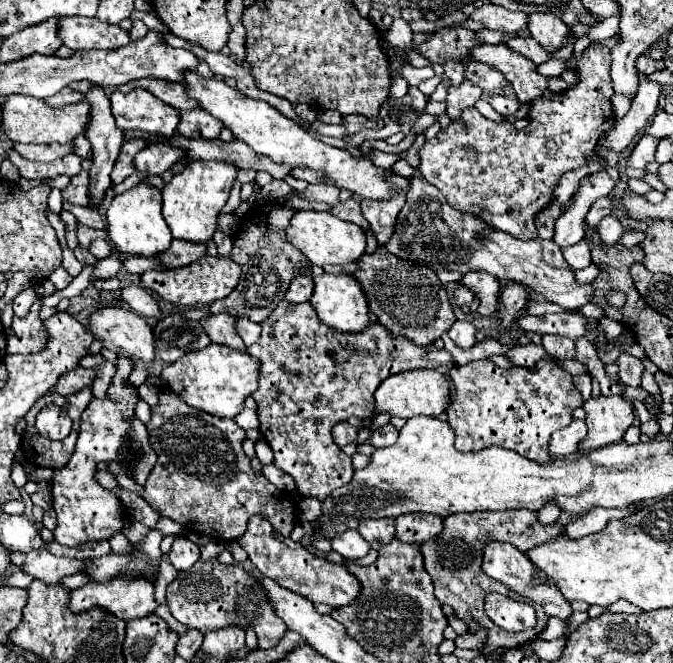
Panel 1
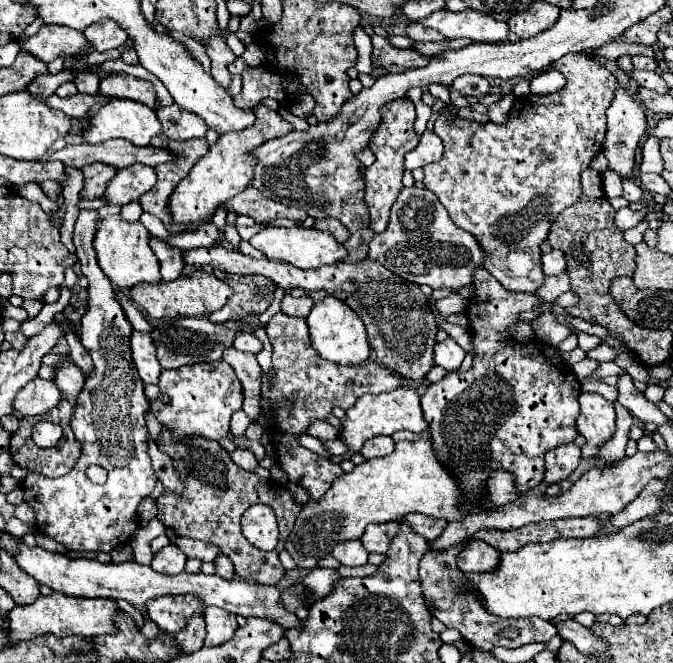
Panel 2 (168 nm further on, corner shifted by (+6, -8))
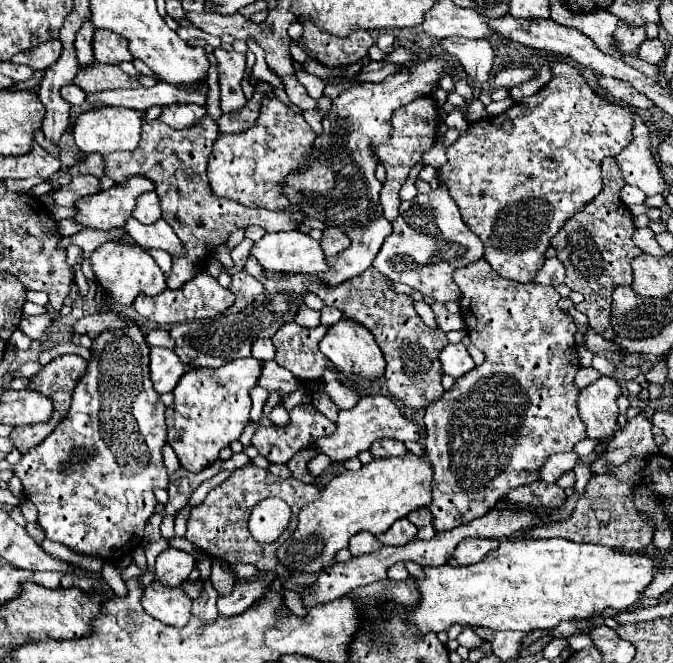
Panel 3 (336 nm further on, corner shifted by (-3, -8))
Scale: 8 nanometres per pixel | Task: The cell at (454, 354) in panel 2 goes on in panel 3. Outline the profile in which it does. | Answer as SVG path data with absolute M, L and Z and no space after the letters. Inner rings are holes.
M462 343L446 345L440 353L440 363L442 363L442 371L454 379L474 369L474 361Z

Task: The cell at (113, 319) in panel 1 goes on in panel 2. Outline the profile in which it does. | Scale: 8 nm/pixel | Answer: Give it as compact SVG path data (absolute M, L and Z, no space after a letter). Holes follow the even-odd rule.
M133 331L131 351L133 351L133 361L137 365L137 371L139 371L139 377L143 379L143 383L157 383L161 365L155 357L155 345L153 345L149 333Z

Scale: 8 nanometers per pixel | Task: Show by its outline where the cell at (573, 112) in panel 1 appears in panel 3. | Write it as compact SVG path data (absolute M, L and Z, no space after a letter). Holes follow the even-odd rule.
M554 61L552 81L538 93L524 97L514 107L496 117L470 123L448 149L448 163L438 169L436 179L458 203L464 223L484 243L484 259L504 279L516 283L532 283L544 265L544 253L538 247L550 247L552 237L562 229L564 221L584 209L602 189L600 163L604 157L618 155L630 143L632 111L600 97L584 79L578 67Z

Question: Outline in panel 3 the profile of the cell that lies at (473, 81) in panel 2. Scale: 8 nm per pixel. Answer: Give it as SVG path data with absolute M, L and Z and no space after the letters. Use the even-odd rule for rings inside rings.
M446 37L440 41L440 47L458 57L464 65L468 77L476 83L486 83L492 75L494 51L486 39L468 39L468 37Z

